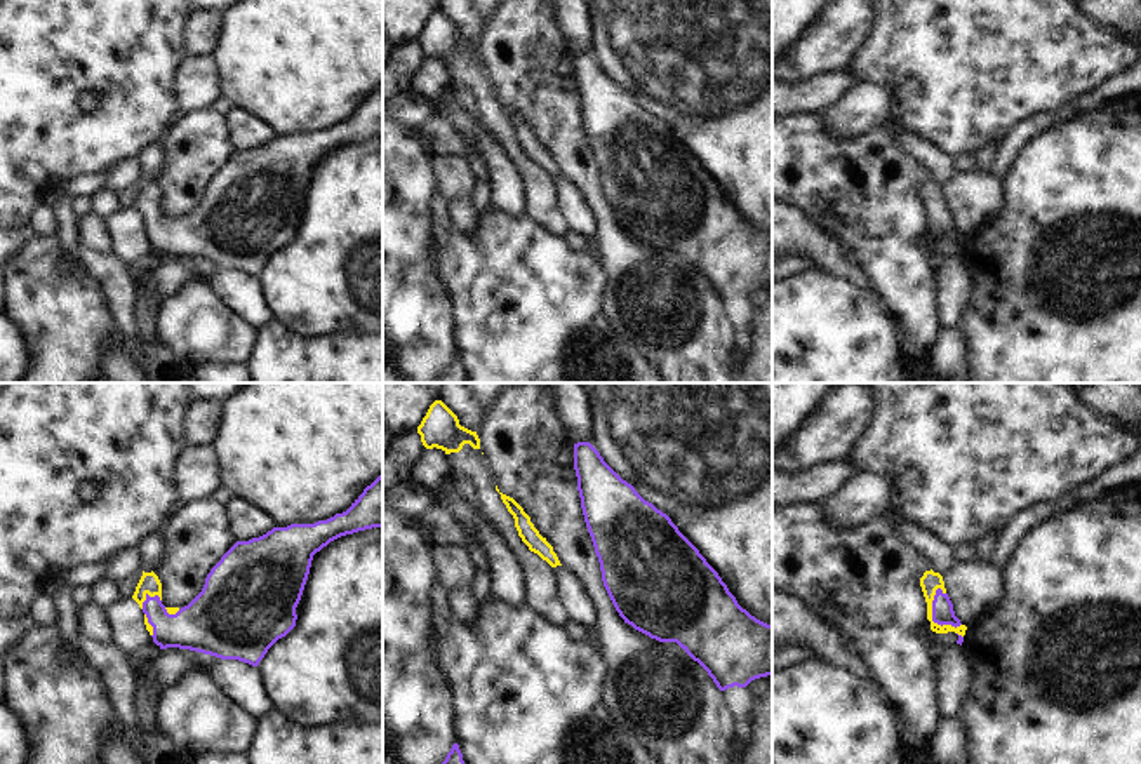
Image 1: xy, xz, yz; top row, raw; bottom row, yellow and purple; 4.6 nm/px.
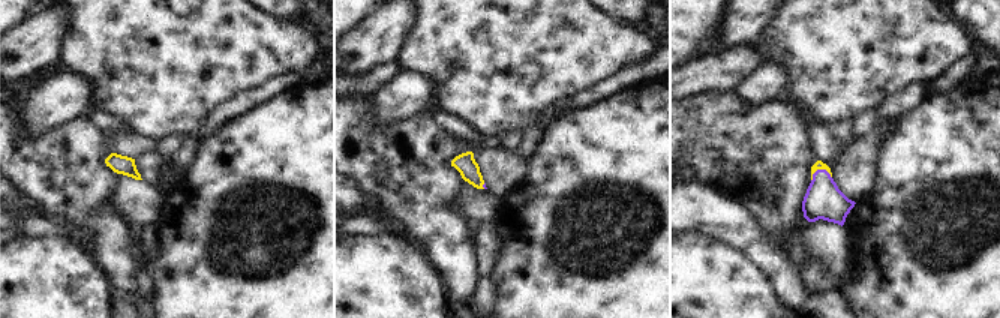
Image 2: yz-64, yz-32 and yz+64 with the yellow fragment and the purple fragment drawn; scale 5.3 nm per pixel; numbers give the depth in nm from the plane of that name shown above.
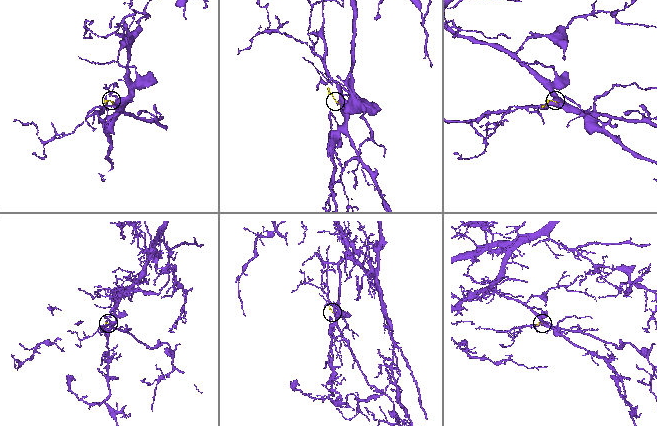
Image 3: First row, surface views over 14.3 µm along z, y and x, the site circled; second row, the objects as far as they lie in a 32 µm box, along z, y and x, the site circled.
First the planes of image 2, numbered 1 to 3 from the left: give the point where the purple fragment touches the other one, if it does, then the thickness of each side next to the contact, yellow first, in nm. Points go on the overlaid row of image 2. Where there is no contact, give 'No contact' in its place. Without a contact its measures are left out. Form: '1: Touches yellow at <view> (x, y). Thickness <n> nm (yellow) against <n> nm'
1: No contact
2: Touches yellow at yz-32 (482, 186). Thickness 110 nm (yellow) against 20 nm
3: Touches yellow at yz+64 (822, 168). Thickness 50 nm (yellow) against 200 nm.

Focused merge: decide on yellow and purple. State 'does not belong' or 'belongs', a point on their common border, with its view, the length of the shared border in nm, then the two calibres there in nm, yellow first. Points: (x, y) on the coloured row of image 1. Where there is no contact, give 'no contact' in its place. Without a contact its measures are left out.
belongs | yz (931, 618) | 220 nm | 90/100 nm

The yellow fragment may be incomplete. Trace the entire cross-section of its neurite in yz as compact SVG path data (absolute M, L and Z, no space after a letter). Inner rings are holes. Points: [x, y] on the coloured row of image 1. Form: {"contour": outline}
{"contour": "M932 569L925 571L920 578L920 586L927 602L927 620L931 621L931 630L936 633L955 632L958 635L957 644L962 646L967 627L955 616L943 576Z"}

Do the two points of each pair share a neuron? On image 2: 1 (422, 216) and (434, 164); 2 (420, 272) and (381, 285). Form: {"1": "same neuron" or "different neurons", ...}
{"1": "same neuron", "2": "same neuron"}

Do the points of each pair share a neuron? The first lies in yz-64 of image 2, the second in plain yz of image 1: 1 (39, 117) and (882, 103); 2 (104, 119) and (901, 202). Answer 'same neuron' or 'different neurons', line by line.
1: same neuron
2: different neurons

